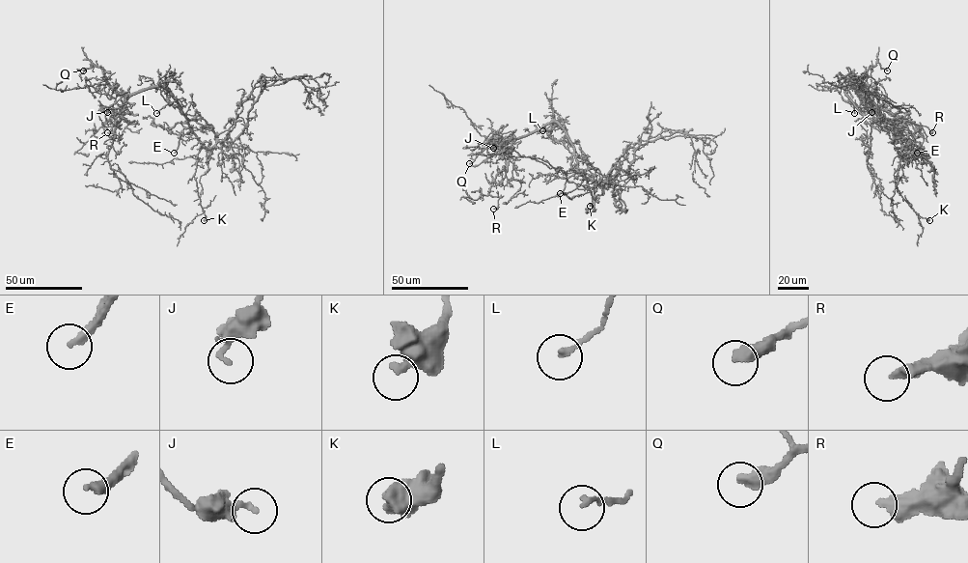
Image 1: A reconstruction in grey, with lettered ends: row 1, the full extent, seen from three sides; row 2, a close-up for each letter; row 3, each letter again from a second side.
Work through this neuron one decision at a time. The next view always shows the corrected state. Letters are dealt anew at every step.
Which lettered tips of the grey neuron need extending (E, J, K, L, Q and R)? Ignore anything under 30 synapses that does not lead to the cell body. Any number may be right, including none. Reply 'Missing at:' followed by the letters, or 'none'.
Missing at: E

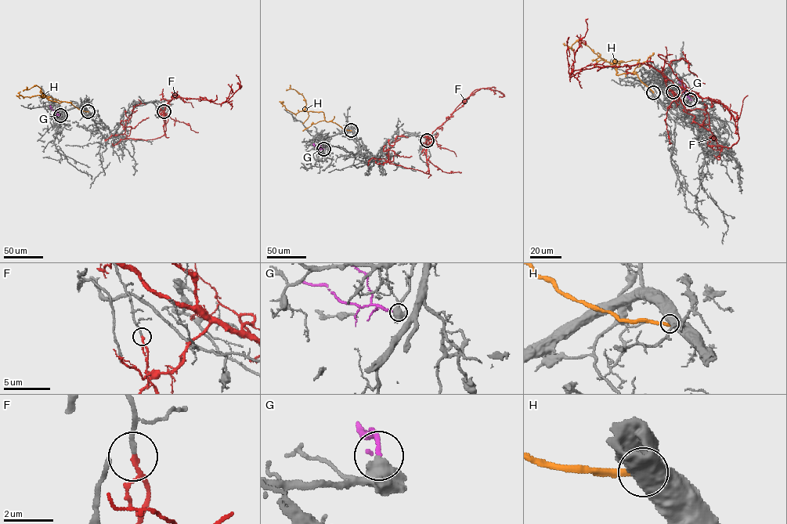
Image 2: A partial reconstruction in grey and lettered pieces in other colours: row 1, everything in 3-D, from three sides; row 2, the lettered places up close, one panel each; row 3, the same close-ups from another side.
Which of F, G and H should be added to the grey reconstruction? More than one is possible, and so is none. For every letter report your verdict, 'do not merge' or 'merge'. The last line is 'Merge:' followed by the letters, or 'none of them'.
F: do not merge
G: merge
H: do not merge
Merge: G

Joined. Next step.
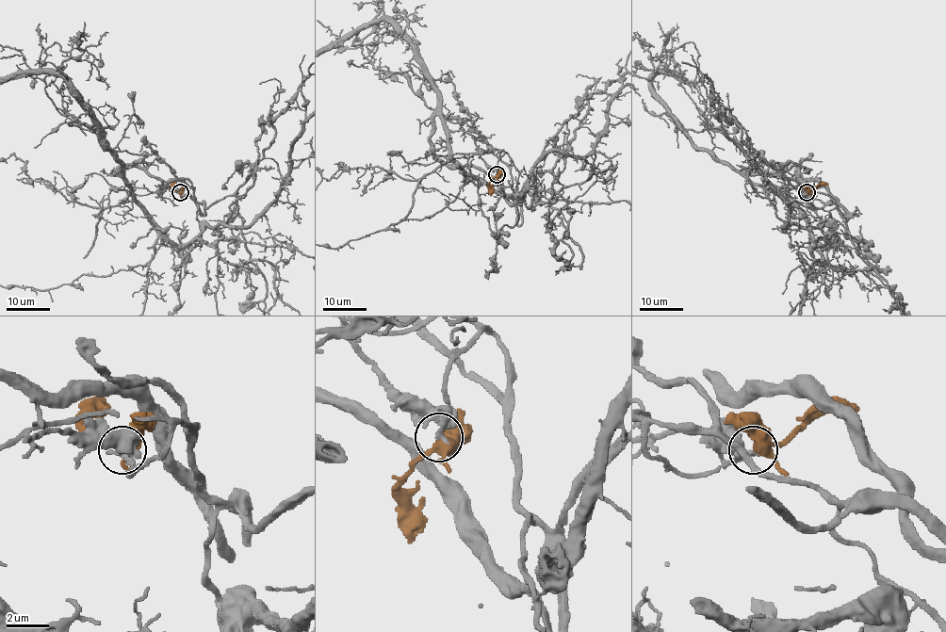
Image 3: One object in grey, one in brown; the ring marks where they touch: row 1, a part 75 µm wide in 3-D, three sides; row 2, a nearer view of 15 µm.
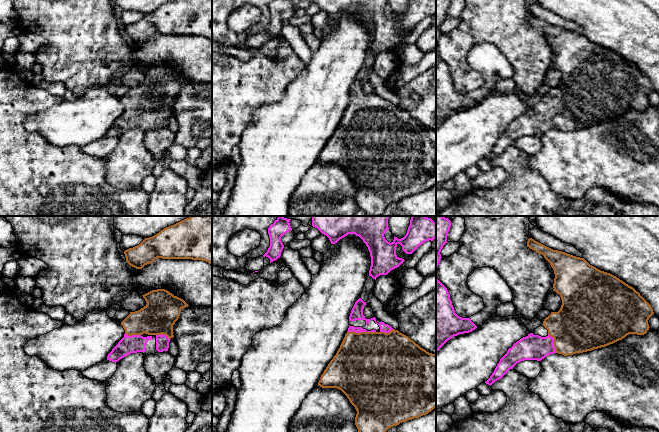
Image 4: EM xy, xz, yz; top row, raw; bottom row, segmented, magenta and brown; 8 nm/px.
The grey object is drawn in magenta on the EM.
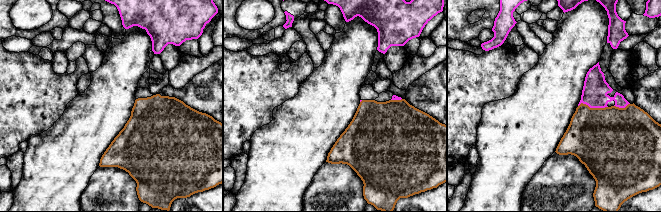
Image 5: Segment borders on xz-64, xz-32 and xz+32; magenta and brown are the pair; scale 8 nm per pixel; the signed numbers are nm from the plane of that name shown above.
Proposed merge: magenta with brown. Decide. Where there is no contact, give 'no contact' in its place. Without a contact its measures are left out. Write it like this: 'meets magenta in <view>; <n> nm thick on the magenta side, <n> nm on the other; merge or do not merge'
meets magenta in xz; 50 nm thick on the magenta side, 480 nm on the other; merge

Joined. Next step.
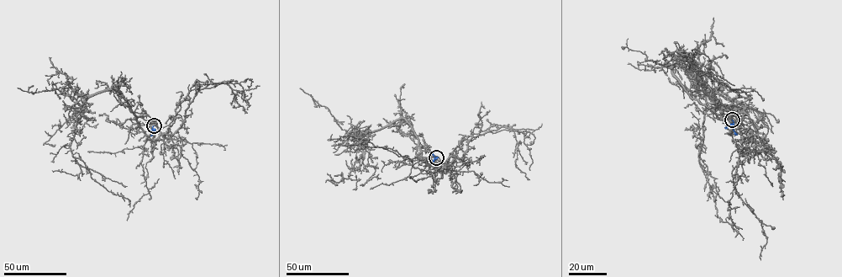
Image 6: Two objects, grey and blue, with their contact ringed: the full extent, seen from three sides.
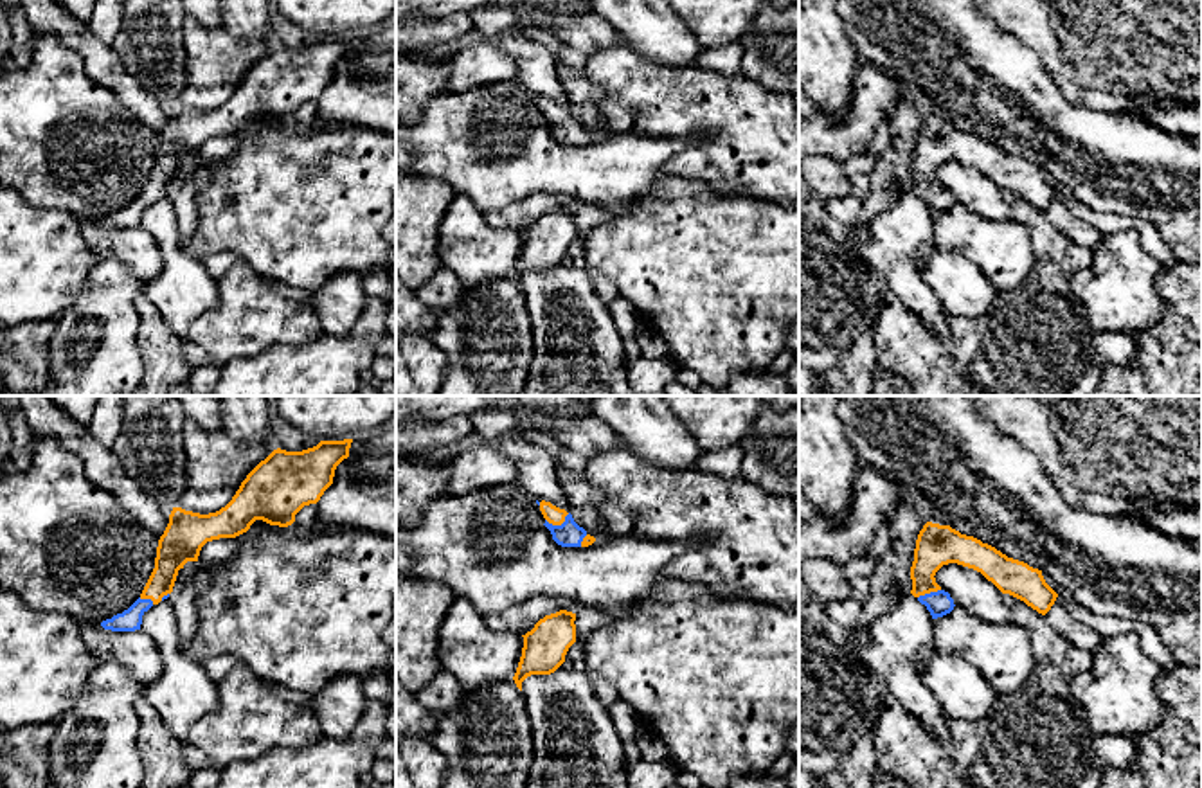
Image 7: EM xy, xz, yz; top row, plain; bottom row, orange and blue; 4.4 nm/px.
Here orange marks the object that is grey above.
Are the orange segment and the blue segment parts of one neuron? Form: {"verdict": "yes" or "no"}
{"verdict": "yes"}

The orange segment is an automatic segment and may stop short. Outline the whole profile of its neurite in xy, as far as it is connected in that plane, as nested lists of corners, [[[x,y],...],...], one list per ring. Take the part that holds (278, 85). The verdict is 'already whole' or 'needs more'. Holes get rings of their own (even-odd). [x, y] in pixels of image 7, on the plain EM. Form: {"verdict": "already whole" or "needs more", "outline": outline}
{"verdict": "needs more", "outline": [[[353,36],[320,38],[302,49],[274,47],[241,79],[232,97],[216,110],[200,112],[173,104],[158,137],[155,166],[140,194],[122,210],[101,219],[104,227],[140,227],[142,212],[173,189],[178,167],[198,158],[207,139],[236,135],[256,117],[288,124],[295,112],[317,101],[333,81],[336,63],[349,54]]]}

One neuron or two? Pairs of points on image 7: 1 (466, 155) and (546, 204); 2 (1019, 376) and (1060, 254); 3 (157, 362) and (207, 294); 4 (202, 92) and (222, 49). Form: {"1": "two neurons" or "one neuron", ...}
{"1": "two neurons", "2": "one neuron", "3": "two neurons", "4": "one neuron"}

